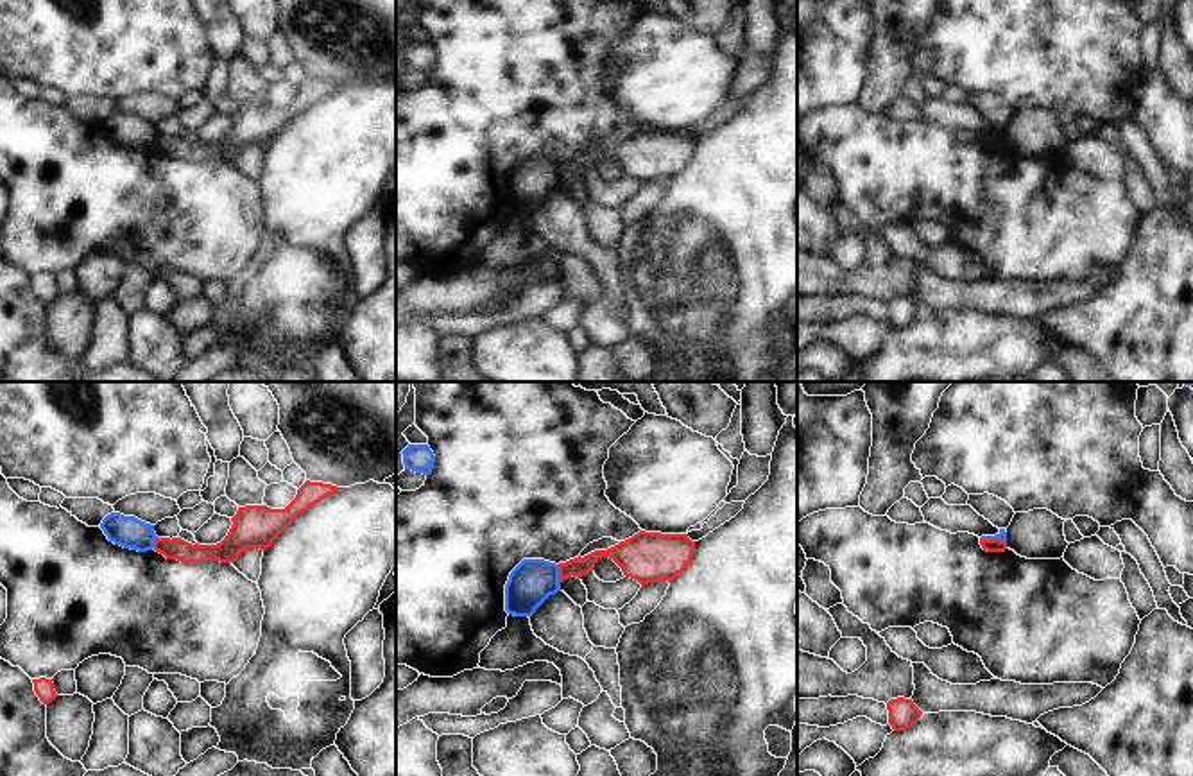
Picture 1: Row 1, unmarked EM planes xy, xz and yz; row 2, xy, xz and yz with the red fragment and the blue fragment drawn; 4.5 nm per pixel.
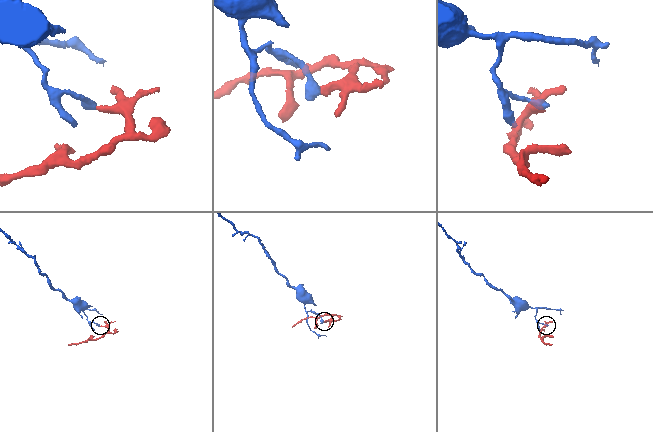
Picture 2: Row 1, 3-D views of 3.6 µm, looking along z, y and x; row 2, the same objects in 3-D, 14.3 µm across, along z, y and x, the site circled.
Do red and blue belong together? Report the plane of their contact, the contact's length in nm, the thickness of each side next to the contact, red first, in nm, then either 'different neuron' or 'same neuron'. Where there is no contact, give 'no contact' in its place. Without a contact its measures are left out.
contact in xz; length 110 nm; calibres 90 and 200 nm; different neuron

